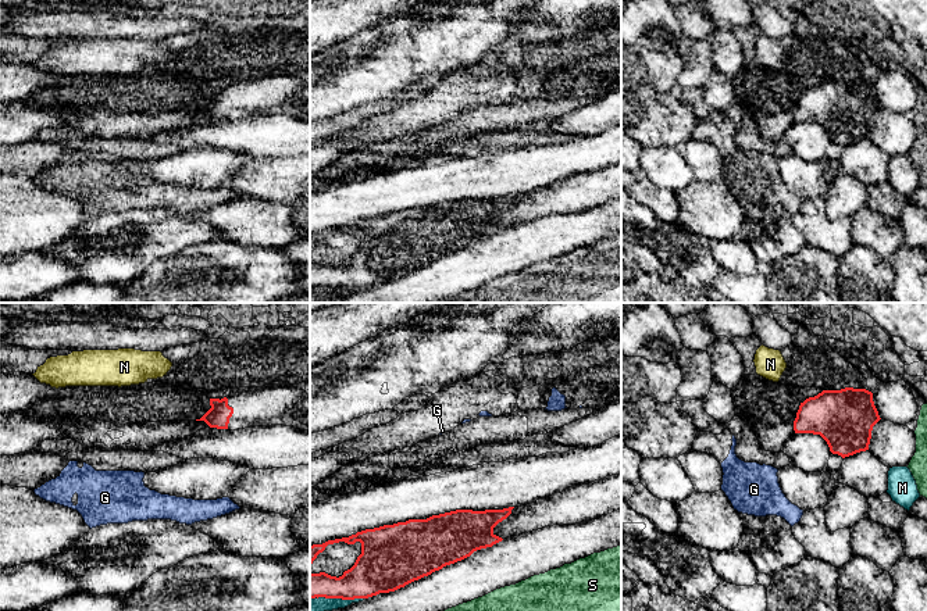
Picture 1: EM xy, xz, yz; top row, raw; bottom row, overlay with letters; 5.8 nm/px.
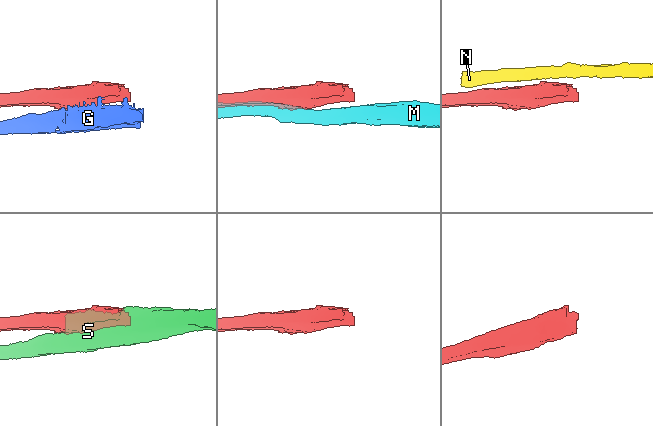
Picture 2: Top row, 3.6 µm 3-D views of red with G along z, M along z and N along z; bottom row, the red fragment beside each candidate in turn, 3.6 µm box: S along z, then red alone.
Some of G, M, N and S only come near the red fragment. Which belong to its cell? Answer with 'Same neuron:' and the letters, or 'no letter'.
Same neuron: no letter

